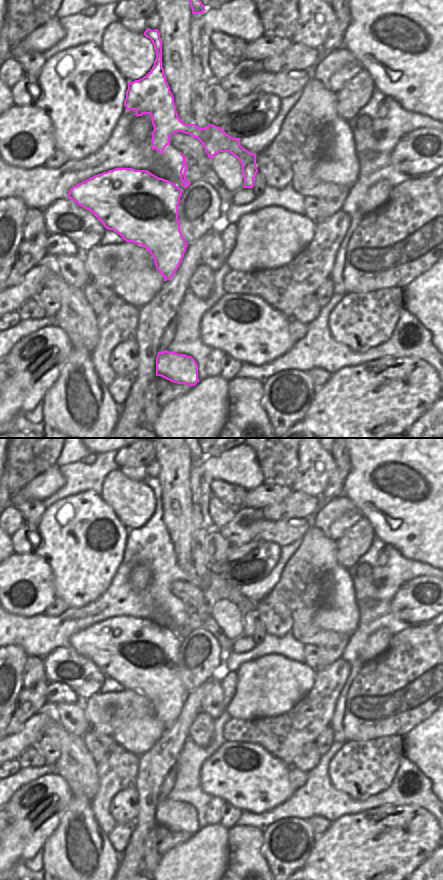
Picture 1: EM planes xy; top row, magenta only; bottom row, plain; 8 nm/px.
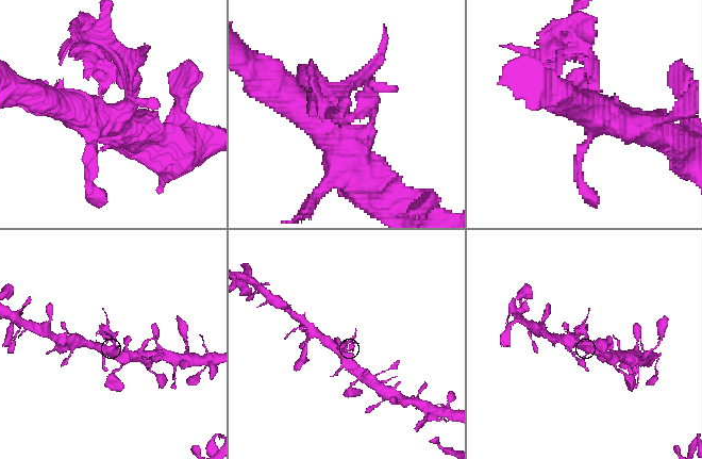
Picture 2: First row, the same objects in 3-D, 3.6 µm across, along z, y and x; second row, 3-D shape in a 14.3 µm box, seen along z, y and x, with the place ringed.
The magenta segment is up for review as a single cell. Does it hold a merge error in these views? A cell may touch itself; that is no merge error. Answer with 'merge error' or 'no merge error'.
merge error

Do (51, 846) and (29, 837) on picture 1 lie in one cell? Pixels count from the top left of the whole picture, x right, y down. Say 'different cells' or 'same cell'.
different cells

